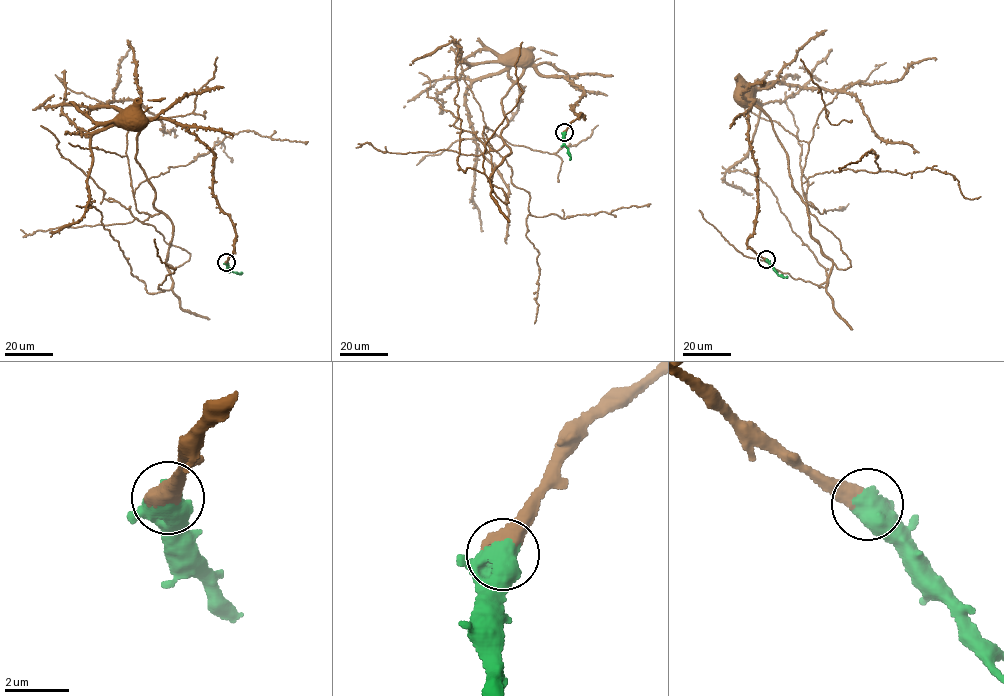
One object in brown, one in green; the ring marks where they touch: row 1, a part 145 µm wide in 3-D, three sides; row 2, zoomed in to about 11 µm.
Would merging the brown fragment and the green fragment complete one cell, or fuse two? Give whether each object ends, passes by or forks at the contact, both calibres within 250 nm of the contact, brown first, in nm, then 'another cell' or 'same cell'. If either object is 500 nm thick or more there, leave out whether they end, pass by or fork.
500 nm thick on the brown side, 800 nm on the other; same cell

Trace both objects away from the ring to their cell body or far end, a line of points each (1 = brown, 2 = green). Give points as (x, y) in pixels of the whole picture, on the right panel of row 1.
1: (766, 259), (747, 246), (758, 202), (748, 123), (755, 101), (748, 98), (749, 89), (745, 94)
2: (766, 260), (778, 275), (788, 277)

